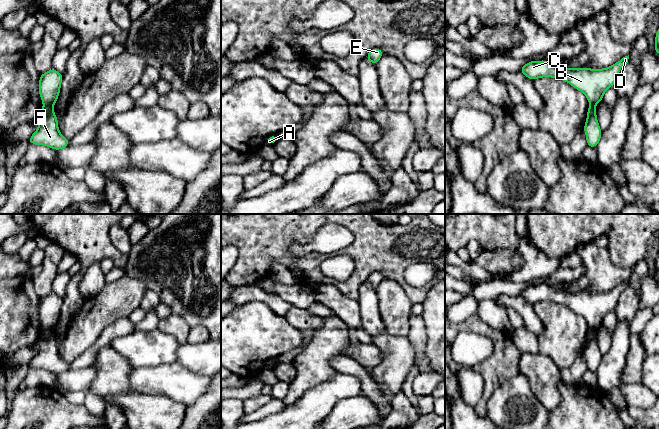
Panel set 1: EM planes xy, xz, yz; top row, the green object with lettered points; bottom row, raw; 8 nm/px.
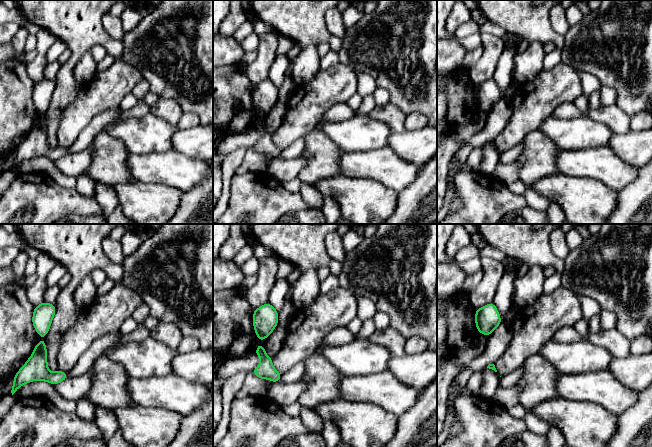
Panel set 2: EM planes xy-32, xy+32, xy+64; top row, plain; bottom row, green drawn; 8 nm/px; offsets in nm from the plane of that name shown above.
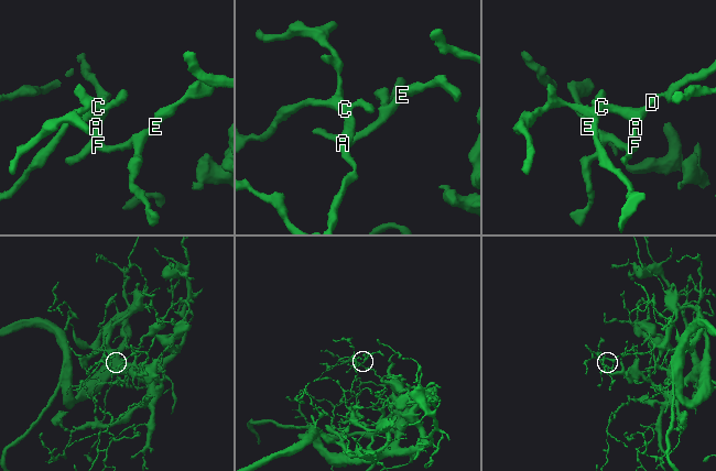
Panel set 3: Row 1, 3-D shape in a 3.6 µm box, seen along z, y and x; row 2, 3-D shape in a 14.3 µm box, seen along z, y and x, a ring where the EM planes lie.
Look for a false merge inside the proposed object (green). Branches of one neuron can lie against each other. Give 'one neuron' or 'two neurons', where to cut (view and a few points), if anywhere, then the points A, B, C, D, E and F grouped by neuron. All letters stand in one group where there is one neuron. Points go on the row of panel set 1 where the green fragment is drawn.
two neurons; cut in xy along (52, 104), (45, 106); A B C D / E F

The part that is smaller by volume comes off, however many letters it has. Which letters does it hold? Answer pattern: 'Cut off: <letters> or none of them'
Cut off: E, F

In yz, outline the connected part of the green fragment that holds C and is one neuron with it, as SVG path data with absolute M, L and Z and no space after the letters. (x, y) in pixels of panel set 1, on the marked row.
M629 55L604 69L586 67L570 69L546 60L530 61L522 66L519 71L532 81L541 77L564 80L575 89L582 91L590 104L596 105L602 101L606 90L615 85L619 70L628 63L628 59Z

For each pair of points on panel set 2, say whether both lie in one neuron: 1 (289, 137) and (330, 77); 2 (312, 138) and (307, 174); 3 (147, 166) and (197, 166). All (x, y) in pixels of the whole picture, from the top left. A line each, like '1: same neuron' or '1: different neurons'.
1: same neuron
2: same neuron
3: same neuron

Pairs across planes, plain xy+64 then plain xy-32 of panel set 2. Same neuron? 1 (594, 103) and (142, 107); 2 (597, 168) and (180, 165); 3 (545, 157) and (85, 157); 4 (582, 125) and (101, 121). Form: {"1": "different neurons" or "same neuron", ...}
{"1": "same neuron", "2": "same neuron", "3": "different neurons", "4": "different neurons"}

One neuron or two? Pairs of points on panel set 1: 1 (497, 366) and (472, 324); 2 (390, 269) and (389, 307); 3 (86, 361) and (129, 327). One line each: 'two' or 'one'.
1: one
2: two
3: one

